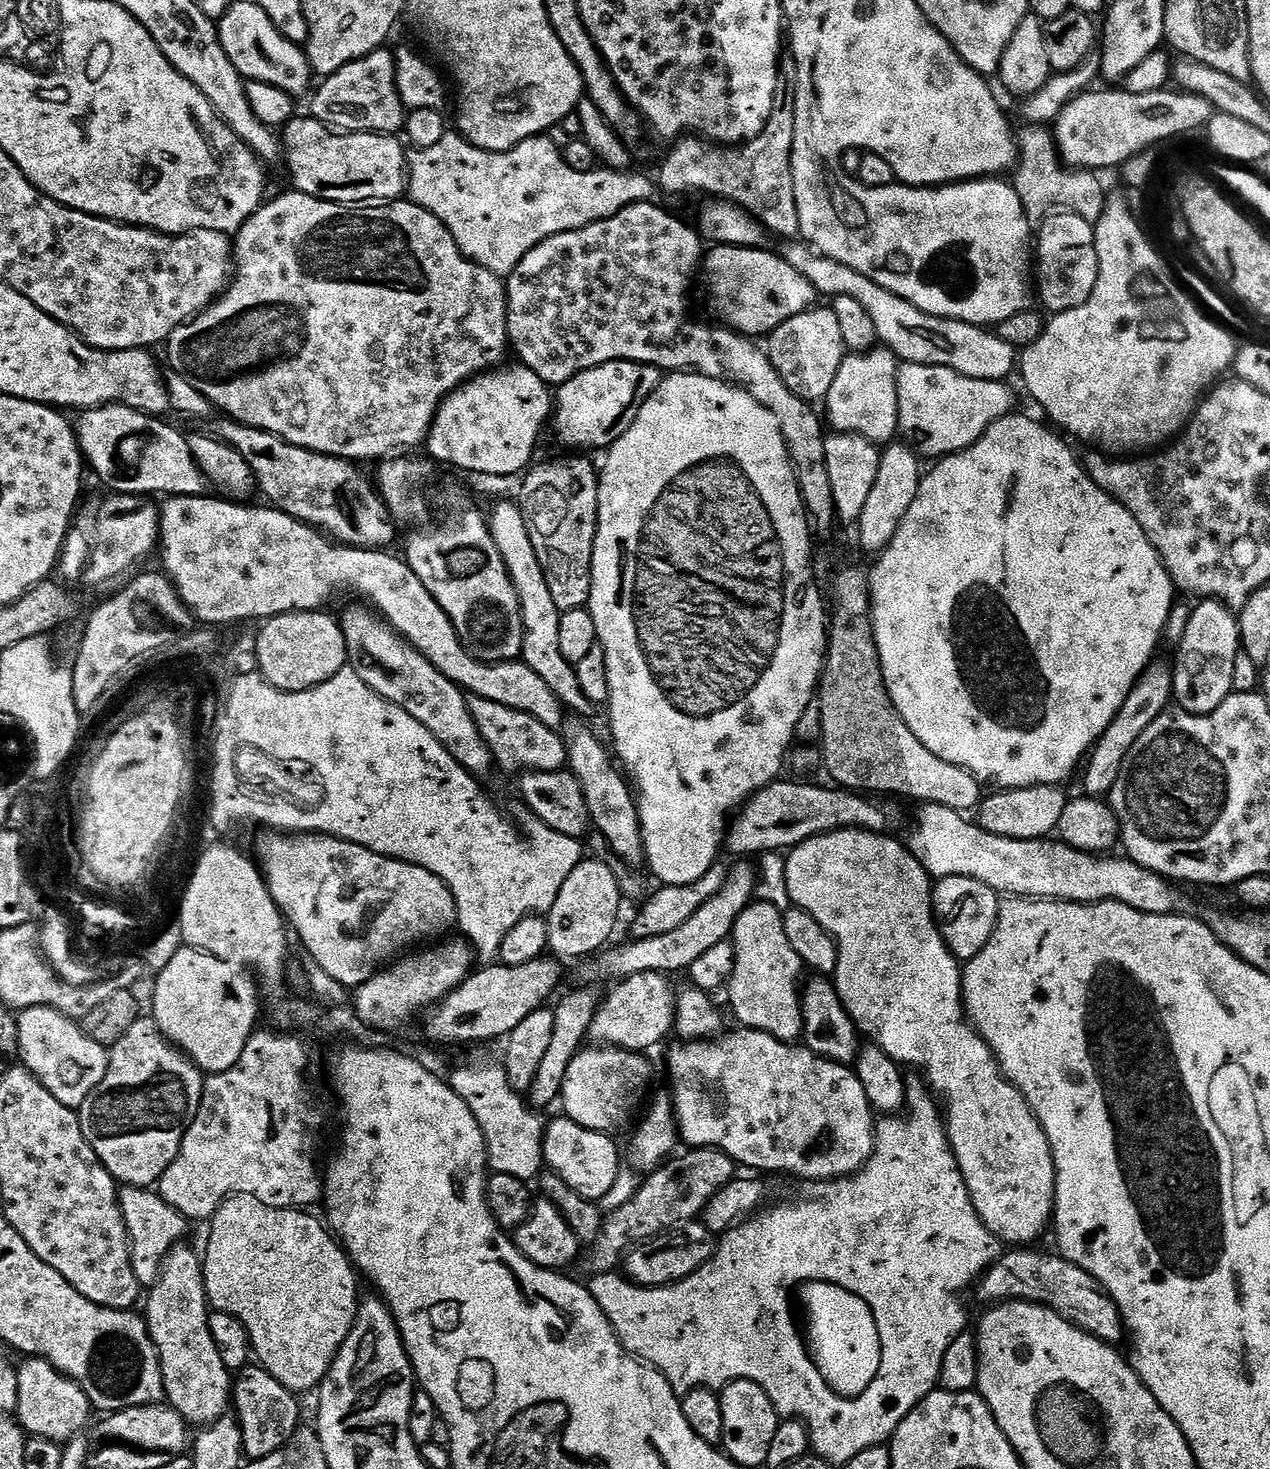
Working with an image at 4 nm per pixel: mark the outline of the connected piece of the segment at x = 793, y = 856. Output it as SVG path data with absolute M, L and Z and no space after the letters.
M841 826L816 836L809 836L807 840L796 845L787 853L788 865L784 868L784 884L788 887L789 898L792 899L789 901L795 907L809 912L836 941L836 970L834 973L836 992L840 995L840 1000L852 1021L855 1022L857 1029L863 1035L865 1032L869 1036L867 1039L873 1045L880 1047L890 1059L895 1060L900 1066L913 1064L914 1067L921 1068L924 1071L925 1078L923 1077L923 1079L926 1081L927 1087L942 1101L942 1108L946 1113L948 1141L952 1144L952 1153L956 1155L960 1172L964 1175L968 1192L972 1196L972 1205L980 1221L1005 1245L1031 1245L1028 1243L1043 1234L1048 1219L1054 1216L1054 1189L1058 1168L1052 1162L1052 1148L1044 1138L1044 1129L1041 1128L1039 1120L1032 1113L1028 1099L1005 1078L996 1062L996 1055L992 1053L991 1046L982 1039L980 1033L966 1019L966 1009L962 999L962 964L944 943L944 938L936 923L932 911L933 881L925 868L912 857L911 851L905 845L903 848L898 841L891 840L890 837L884 835L888 834L859 826Z

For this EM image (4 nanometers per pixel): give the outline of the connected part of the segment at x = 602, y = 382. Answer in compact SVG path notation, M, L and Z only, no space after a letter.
M611 360L593 368L576 372L554 392L554 424L556 436L564 444L581 444L582 447L607 449L624 429L632 424L632 417L646 402L646 398L662 379L661 369L653 364L639 364L637 360Z

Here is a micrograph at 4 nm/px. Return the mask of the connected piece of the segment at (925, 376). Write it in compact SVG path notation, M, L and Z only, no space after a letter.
M909 364L899 365L896 381L898 382L898 422L899 431L904 432L903 439L917 453L925 457L943 458L953 452L962 452L983 436L985 430L1013 411L1012 392L1000 378L970 378L962 374L956 367L947 368L941 364Z

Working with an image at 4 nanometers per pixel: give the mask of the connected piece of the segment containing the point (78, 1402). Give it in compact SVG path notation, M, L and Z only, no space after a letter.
M33 1358L20 1364L18 1376L18 1398L14 1416L25 1433L44 1436L46 1439L65 1442L90 1413L86 1393L71 1377L59 1372L50 1361Z

